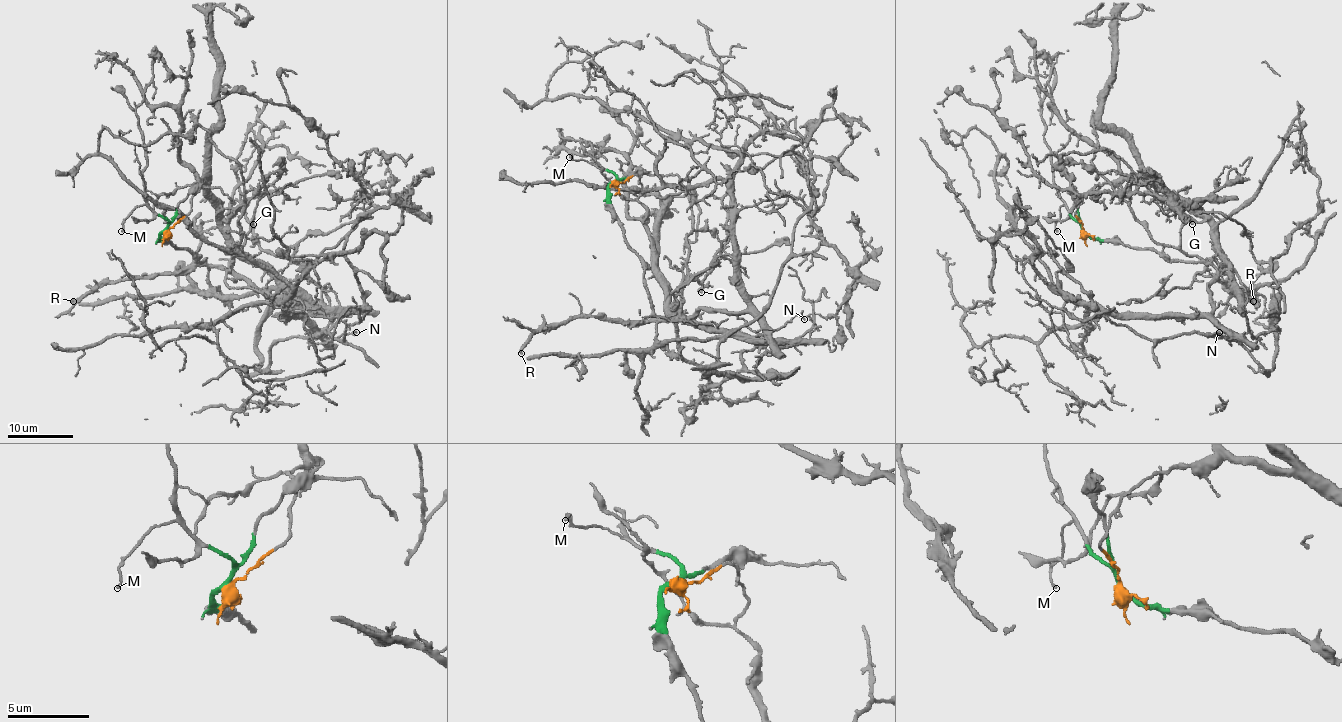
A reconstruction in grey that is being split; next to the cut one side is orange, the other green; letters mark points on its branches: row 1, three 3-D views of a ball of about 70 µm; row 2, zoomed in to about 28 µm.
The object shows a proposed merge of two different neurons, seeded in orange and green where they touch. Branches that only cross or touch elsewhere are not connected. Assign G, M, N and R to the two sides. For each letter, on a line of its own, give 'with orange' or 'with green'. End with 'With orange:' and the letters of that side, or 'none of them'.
G: with green
M: with green
N: with green
R: with green
With orange: none of them

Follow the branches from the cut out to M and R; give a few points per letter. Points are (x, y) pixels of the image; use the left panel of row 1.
M: (164, 229), (167, 221), (144, 204), (136, 208), (123, 222), (121, 231)
R: (164, 229), (162, 239), (175, 249), (187, 249), (195, 260), (203, 262), (175, 274), (95, 285), (73, 302)

